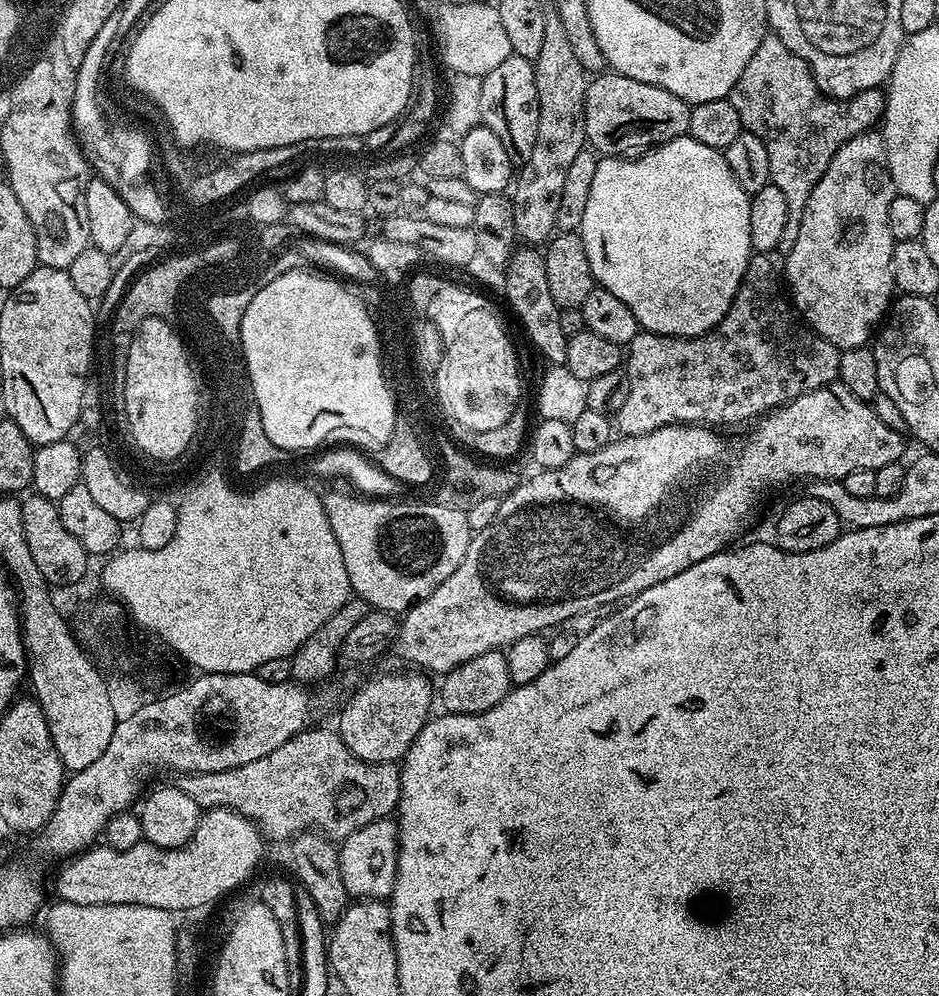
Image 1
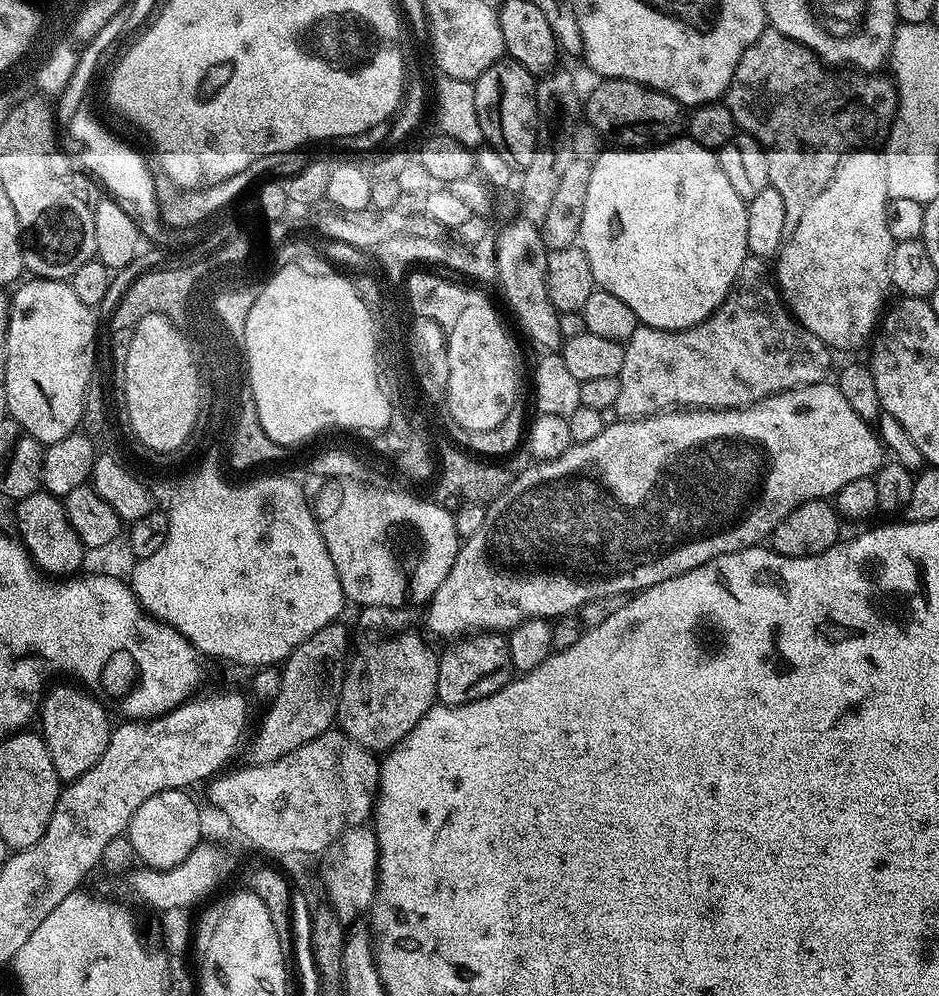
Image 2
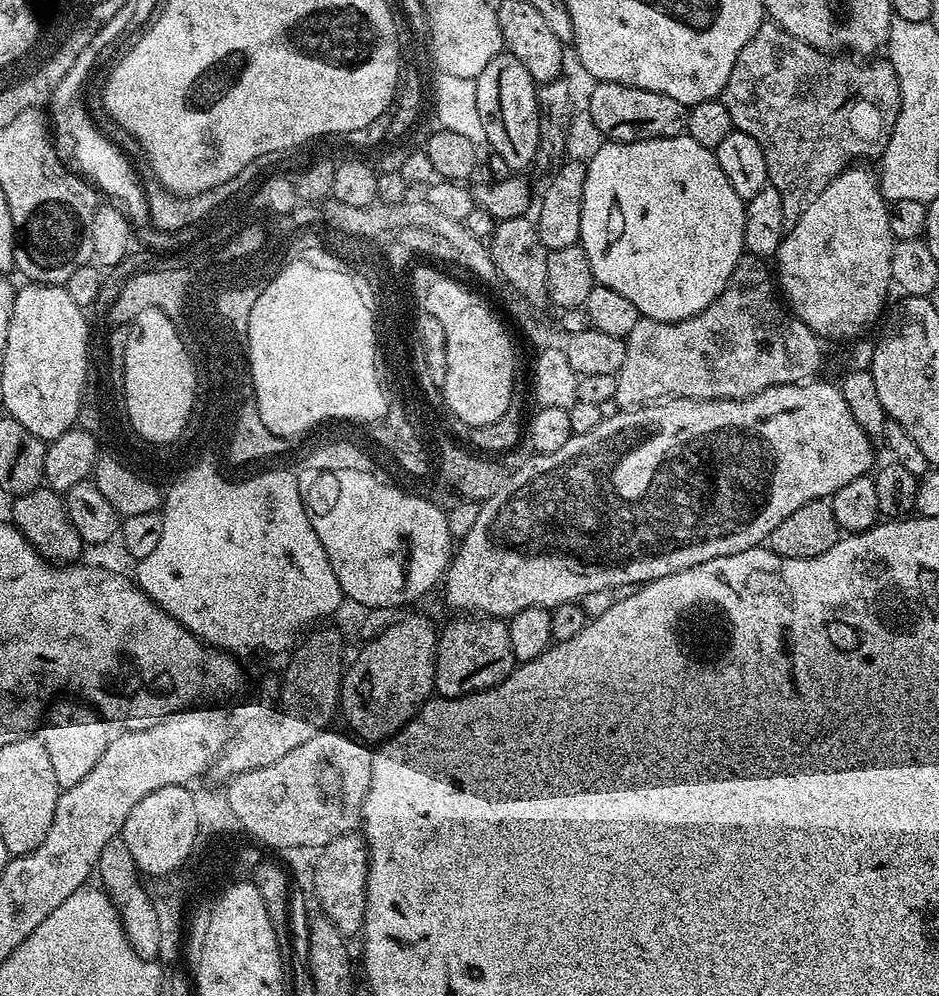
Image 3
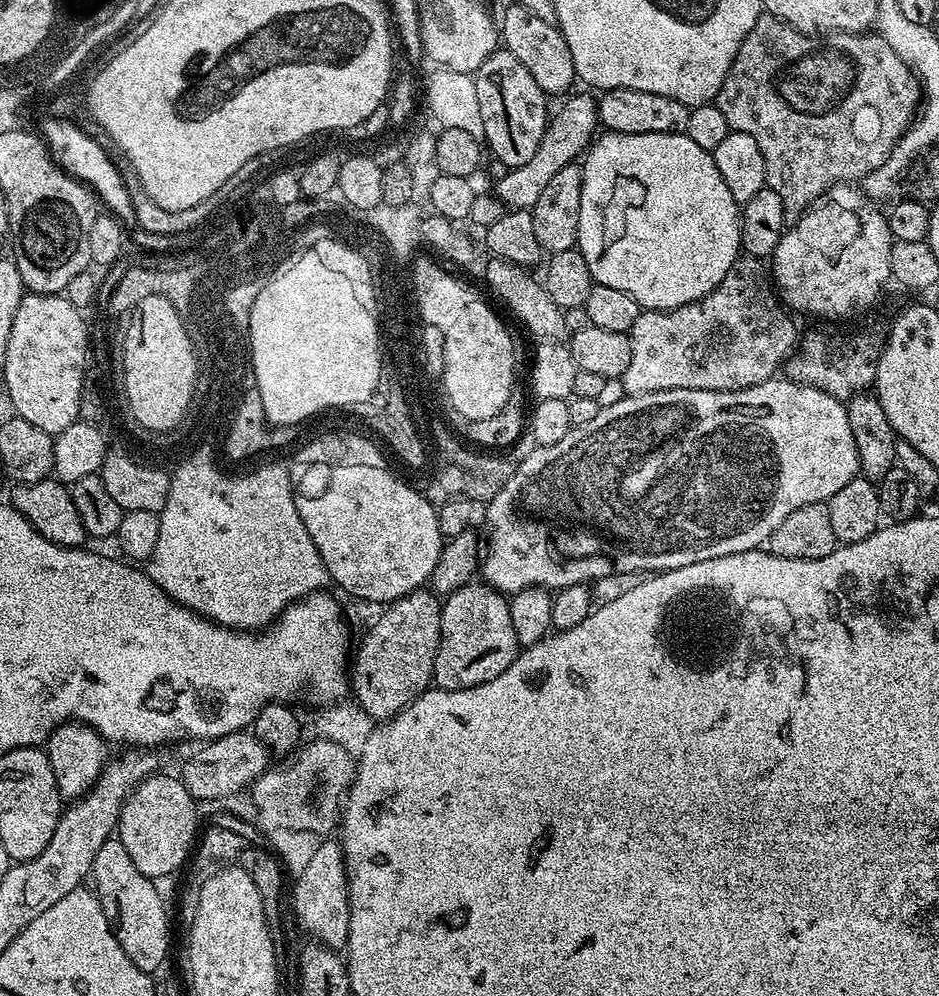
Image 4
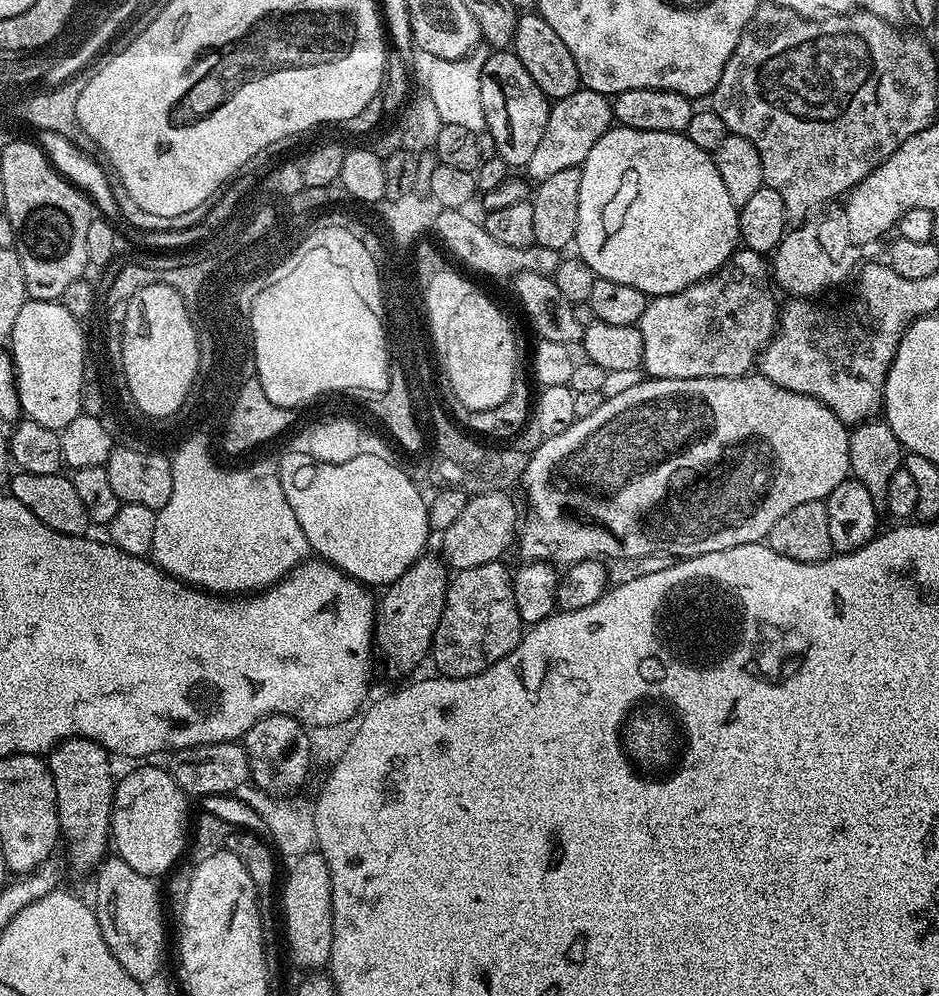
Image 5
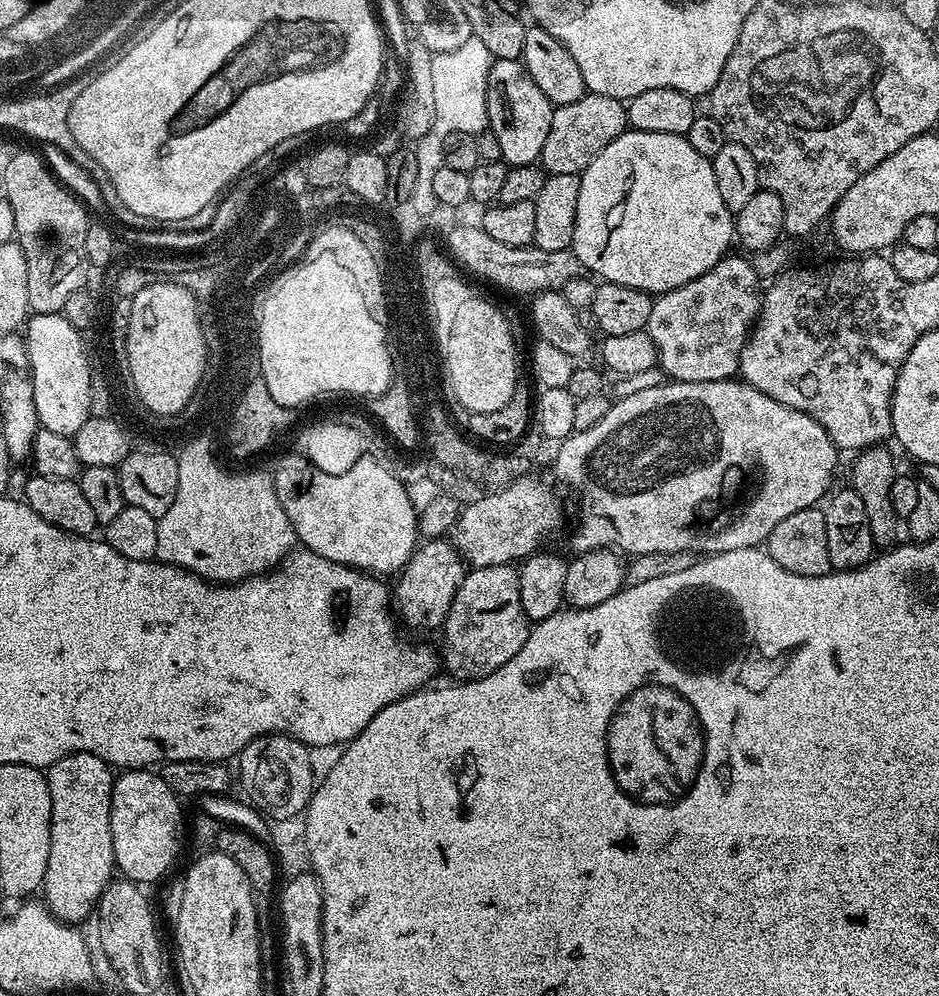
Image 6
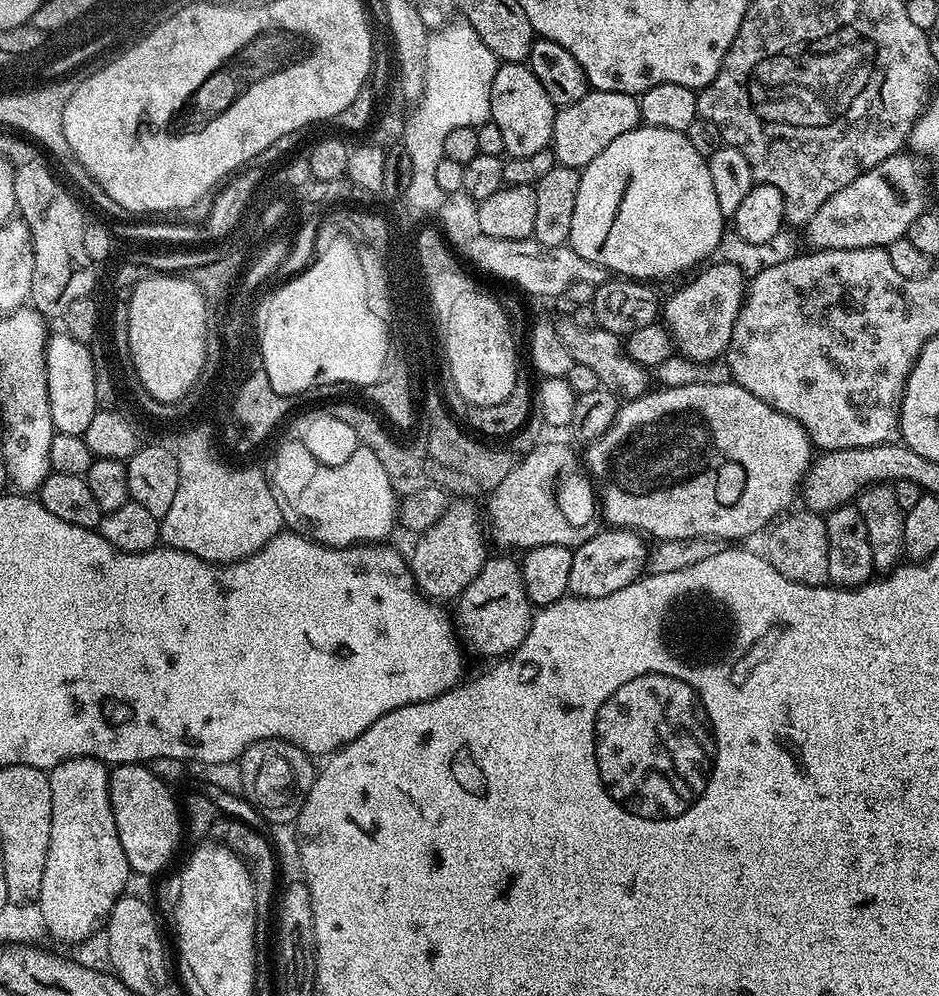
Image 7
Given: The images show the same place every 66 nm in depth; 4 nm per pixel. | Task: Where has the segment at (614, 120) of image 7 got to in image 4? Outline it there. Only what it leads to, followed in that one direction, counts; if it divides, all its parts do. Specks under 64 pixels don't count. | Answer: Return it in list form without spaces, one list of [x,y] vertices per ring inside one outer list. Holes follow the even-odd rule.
[[[569,95],[563,101],[565,104],[557,112],[555,109],[551,113],[546,130],[542,134],[542,142],[538,142],[538,150],[534,150],[530,162],[522,162],[522,166],[509,168],[504,176],[495,181],[494,195],[497,200],[504,203],[505,209],[527,208],[531,210],[534,202],[538,202],[542,190],[546,190],[546,182],[550,182],[550,178],[554,178],[554,174],[558,174],[562,166],[573,163],[593,143],[597,135],[596,128],[598,129],[600,124],[597,101],[591,100],[588,96],[576,95]]]

